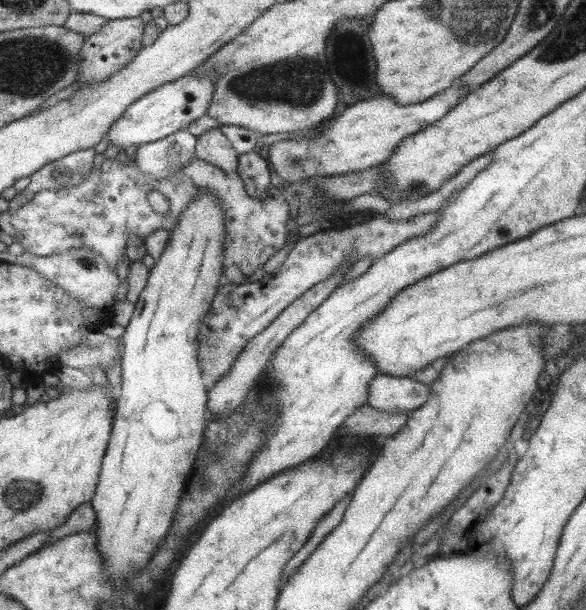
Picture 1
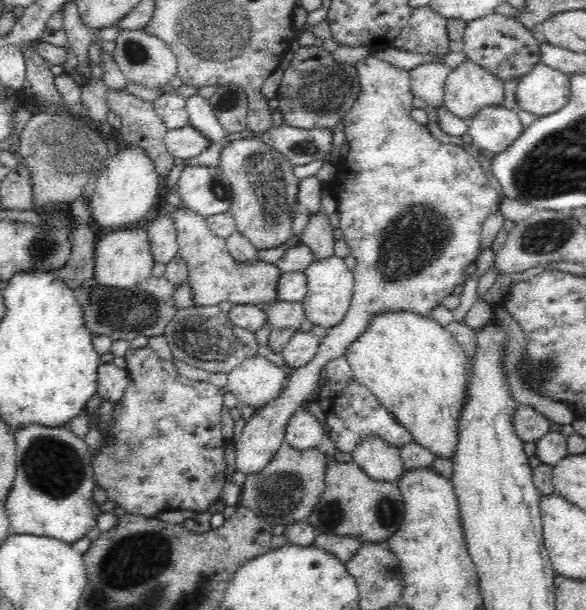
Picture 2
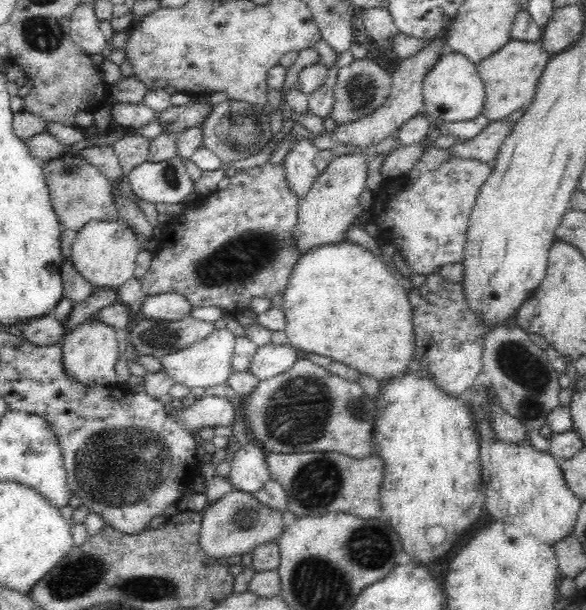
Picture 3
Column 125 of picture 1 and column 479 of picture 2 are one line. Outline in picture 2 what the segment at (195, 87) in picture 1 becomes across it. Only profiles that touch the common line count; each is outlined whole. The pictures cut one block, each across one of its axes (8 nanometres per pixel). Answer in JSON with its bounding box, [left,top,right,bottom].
[467,106,523,152]

